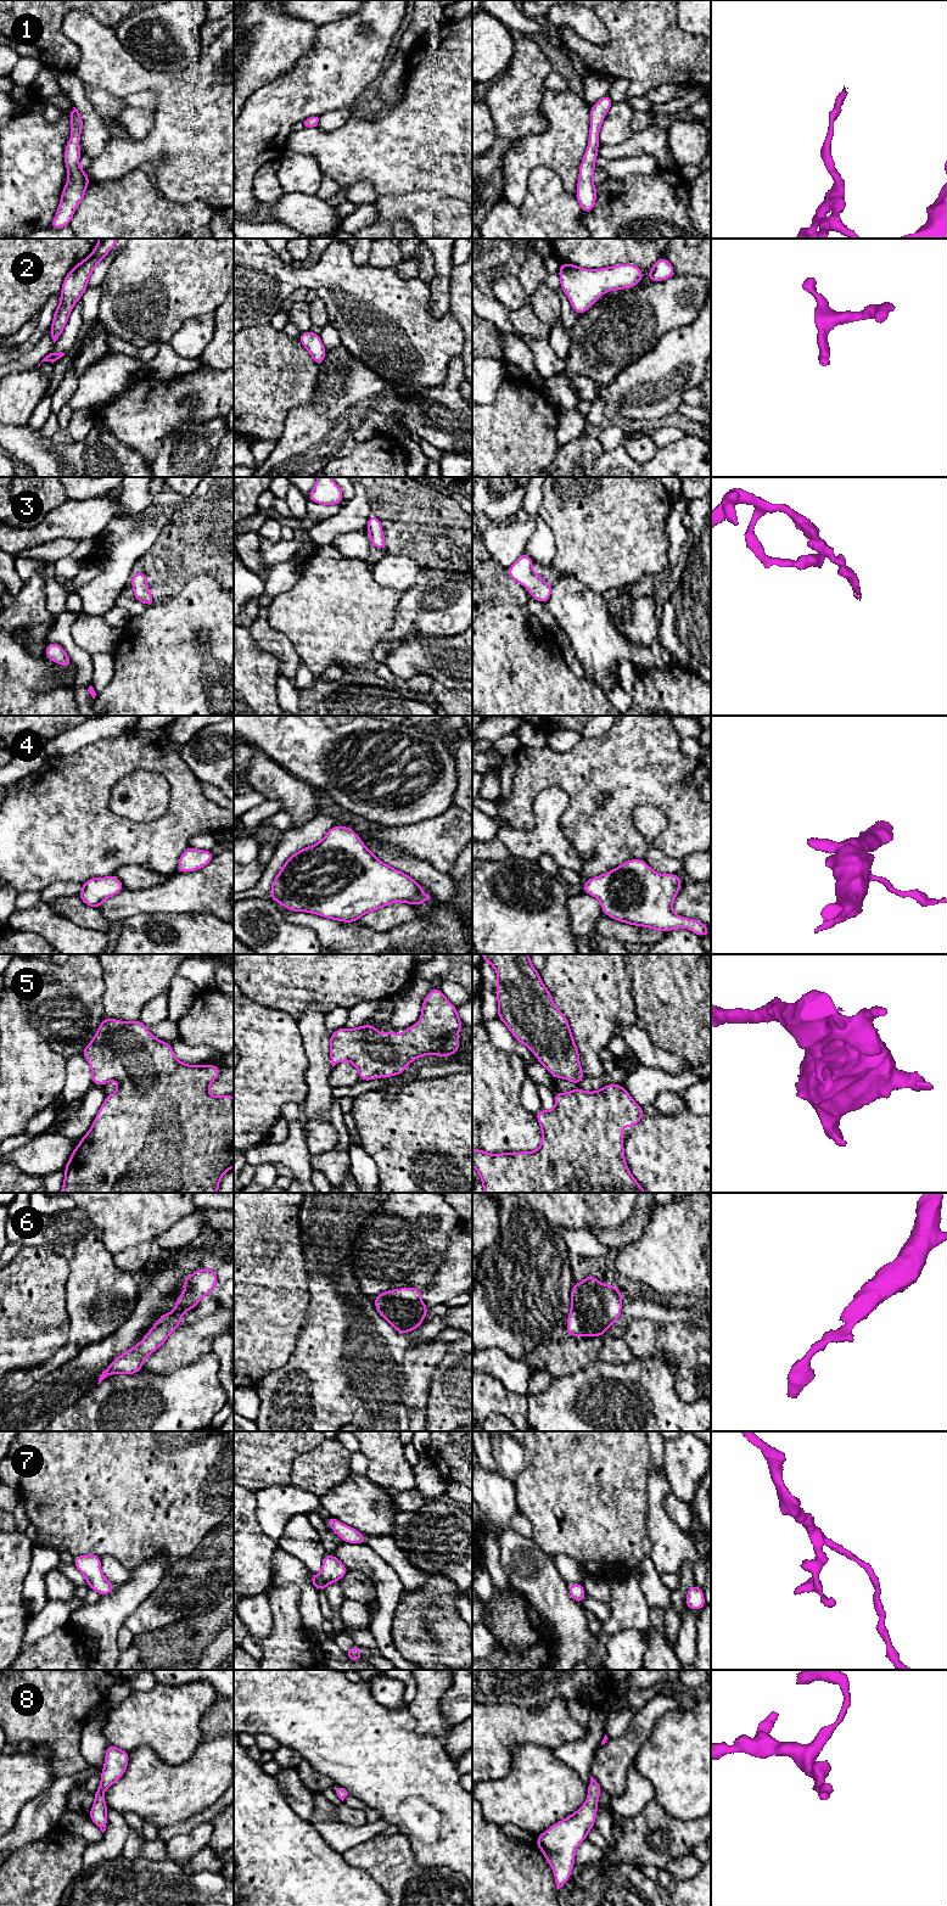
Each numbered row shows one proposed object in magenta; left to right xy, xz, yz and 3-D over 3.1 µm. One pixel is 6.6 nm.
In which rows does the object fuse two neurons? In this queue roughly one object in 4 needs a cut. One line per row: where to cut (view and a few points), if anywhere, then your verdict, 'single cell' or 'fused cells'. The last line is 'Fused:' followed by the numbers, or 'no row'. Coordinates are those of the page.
1: no cut; single cell
2: no cut; single cell
3: no cut; single cell
4: no cut; single cell
5: no cut; single cell
6: no cut; single cell
7: no cut; single cell
8: no cut; single cell
Fused: no row

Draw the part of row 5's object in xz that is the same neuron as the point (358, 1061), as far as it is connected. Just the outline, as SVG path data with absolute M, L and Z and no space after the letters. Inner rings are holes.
M433 988L422 1002L420 1021L402 1035L394 1035L393 1030L379 1035L372 1025L334 1031L330 1061L332 1067L351 1061L360 1081L400 1075L419 1056L455 1054L460 1049L458 1032L463 1025L456 1007L439 988Z

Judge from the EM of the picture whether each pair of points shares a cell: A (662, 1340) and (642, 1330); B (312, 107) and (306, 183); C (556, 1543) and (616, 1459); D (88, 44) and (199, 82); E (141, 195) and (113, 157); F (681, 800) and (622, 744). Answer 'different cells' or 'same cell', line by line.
A: same cell
B: different cells
C: same cell
D: same cell
E: different cells
F: same cell

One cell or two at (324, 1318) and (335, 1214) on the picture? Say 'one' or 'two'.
one

